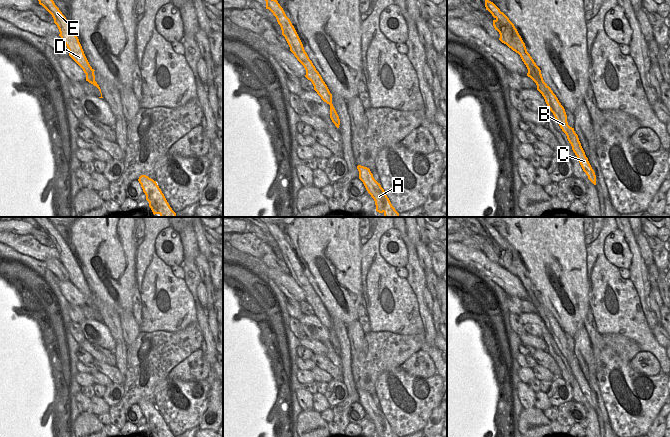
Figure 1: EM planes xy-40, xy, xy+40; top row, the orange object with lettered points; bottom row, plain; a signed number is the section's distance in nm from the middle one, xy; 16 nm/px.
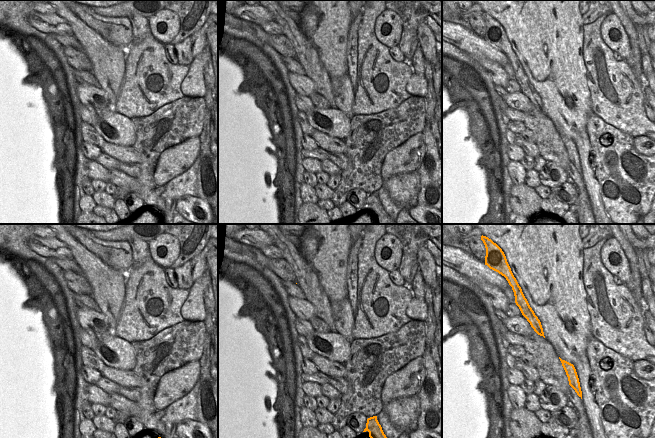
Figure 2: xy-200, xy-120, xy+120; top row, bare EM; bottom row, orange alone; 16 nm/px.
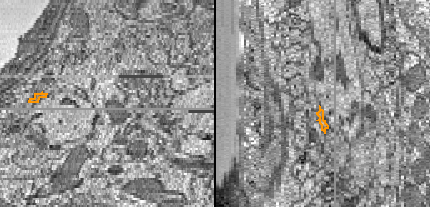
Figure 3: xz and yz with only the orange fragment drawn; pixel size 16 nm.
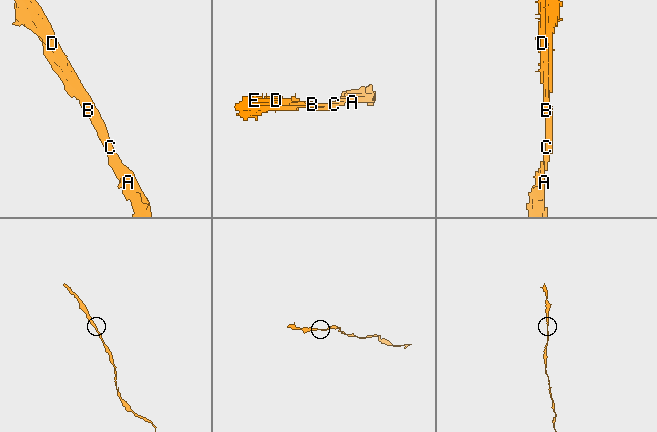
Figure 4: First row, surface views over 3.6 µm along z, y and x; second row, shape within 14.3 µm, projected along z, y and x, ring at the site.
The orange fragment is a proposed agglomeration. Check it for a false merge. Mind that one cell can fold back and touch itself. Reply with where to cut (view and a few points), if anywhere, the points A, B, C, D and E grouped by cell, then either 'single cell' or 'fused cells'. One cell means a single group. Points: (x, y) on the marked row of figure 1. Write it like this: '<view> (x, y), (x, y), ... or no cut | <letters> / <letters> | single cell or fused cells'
no cut | A B C D E | single cell

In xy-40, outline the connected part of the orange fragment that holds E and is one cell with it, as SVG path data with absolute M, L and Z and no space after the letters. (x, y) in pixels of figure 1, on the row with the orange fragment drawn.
M38 0L39 4L42 5L53 17L54 23L59 29L59 36L67 46L69 50L69 56L83 69L86 74L86 81L96 86L100 93L101 89L95 81L94 69L90 66L82 46L72 29L69 21L62 14L59 8L55 5L53 0Z

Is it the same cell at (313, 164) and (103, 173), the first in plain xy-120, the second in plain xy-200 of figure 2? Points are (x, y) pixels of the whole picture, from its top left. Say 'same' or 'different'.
same

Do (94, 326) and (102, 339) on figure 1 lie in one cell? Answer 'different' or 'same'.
same

